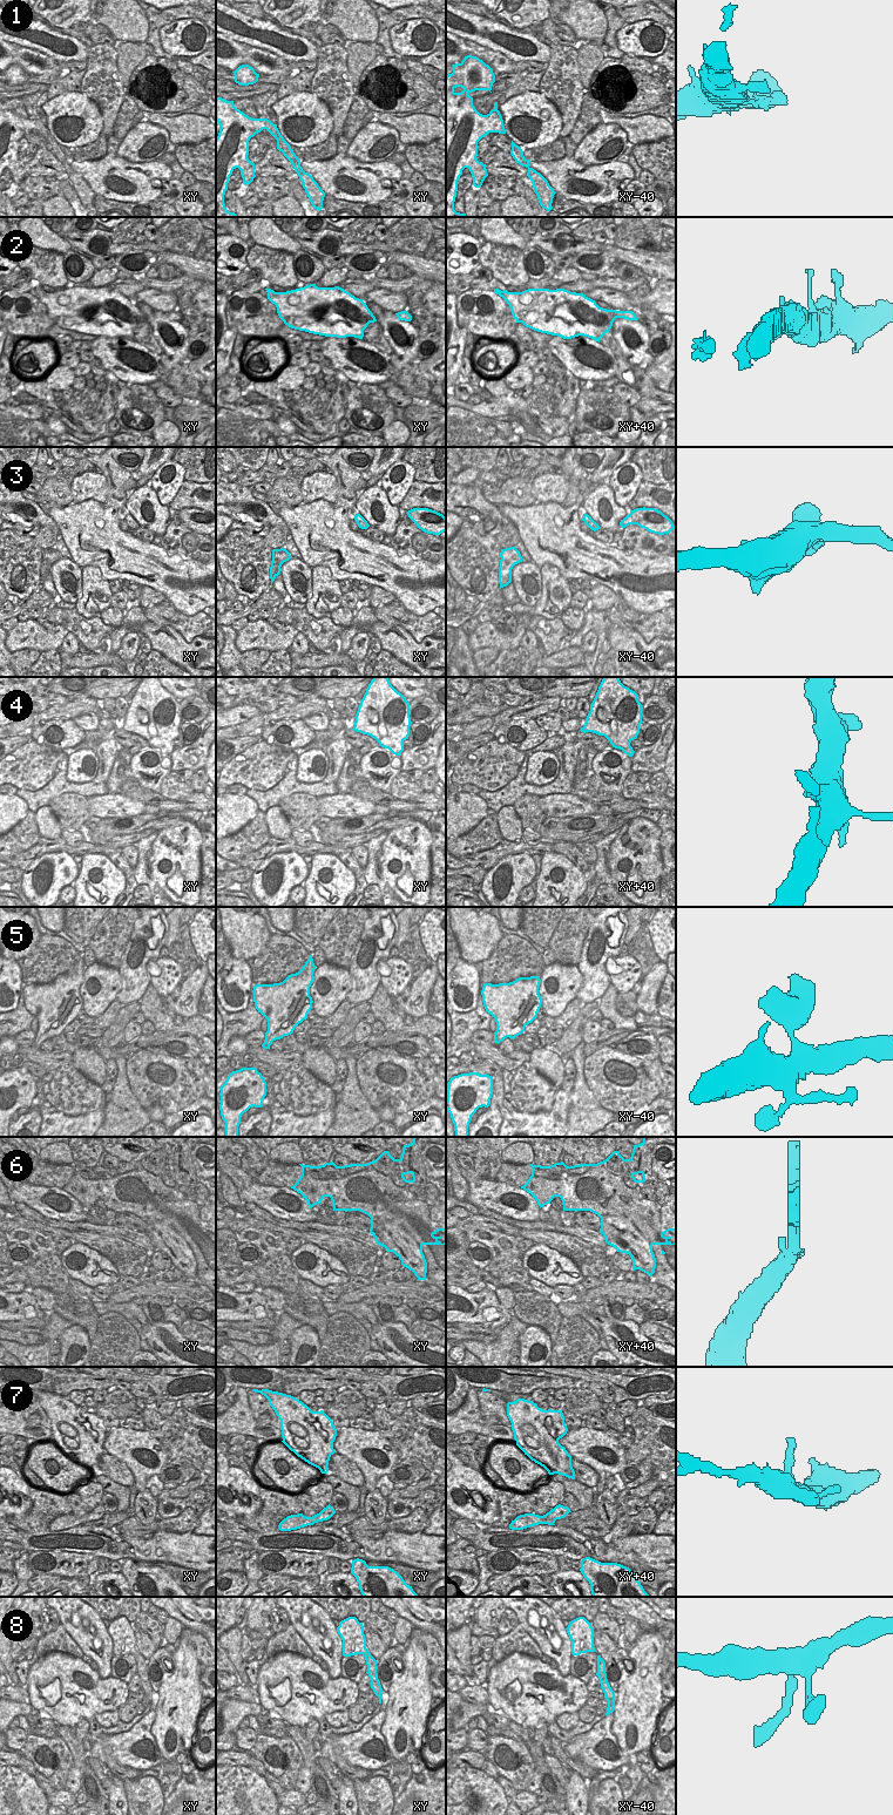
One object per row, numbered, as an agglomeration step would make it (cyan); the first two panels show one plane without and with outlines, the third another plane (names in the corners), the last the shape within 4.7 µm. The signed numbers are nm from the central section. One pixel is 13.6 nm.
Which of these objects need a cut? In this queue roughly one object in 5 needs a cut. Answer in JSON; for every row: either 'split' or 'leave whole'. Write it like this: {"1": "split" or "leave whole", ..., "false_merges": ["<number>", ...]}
{"1": "leave whole", "2": "leave whole", "3": "leave whole", "4": "leave whole", "5": "leave whole", "6": "split", "7": "leave whole", "8": "leave whole", "false_merges": ["6"]}

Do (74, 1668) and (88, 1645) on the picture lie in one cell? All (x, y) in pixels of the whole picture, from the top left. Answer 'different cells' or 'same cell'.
different cells

